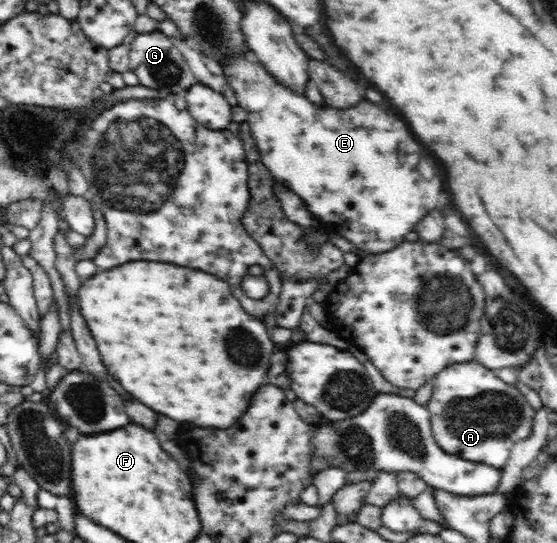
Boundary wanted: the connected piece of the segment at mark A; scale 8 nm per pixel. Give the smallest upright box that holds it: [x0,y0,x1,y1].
[425,362,534,470]

